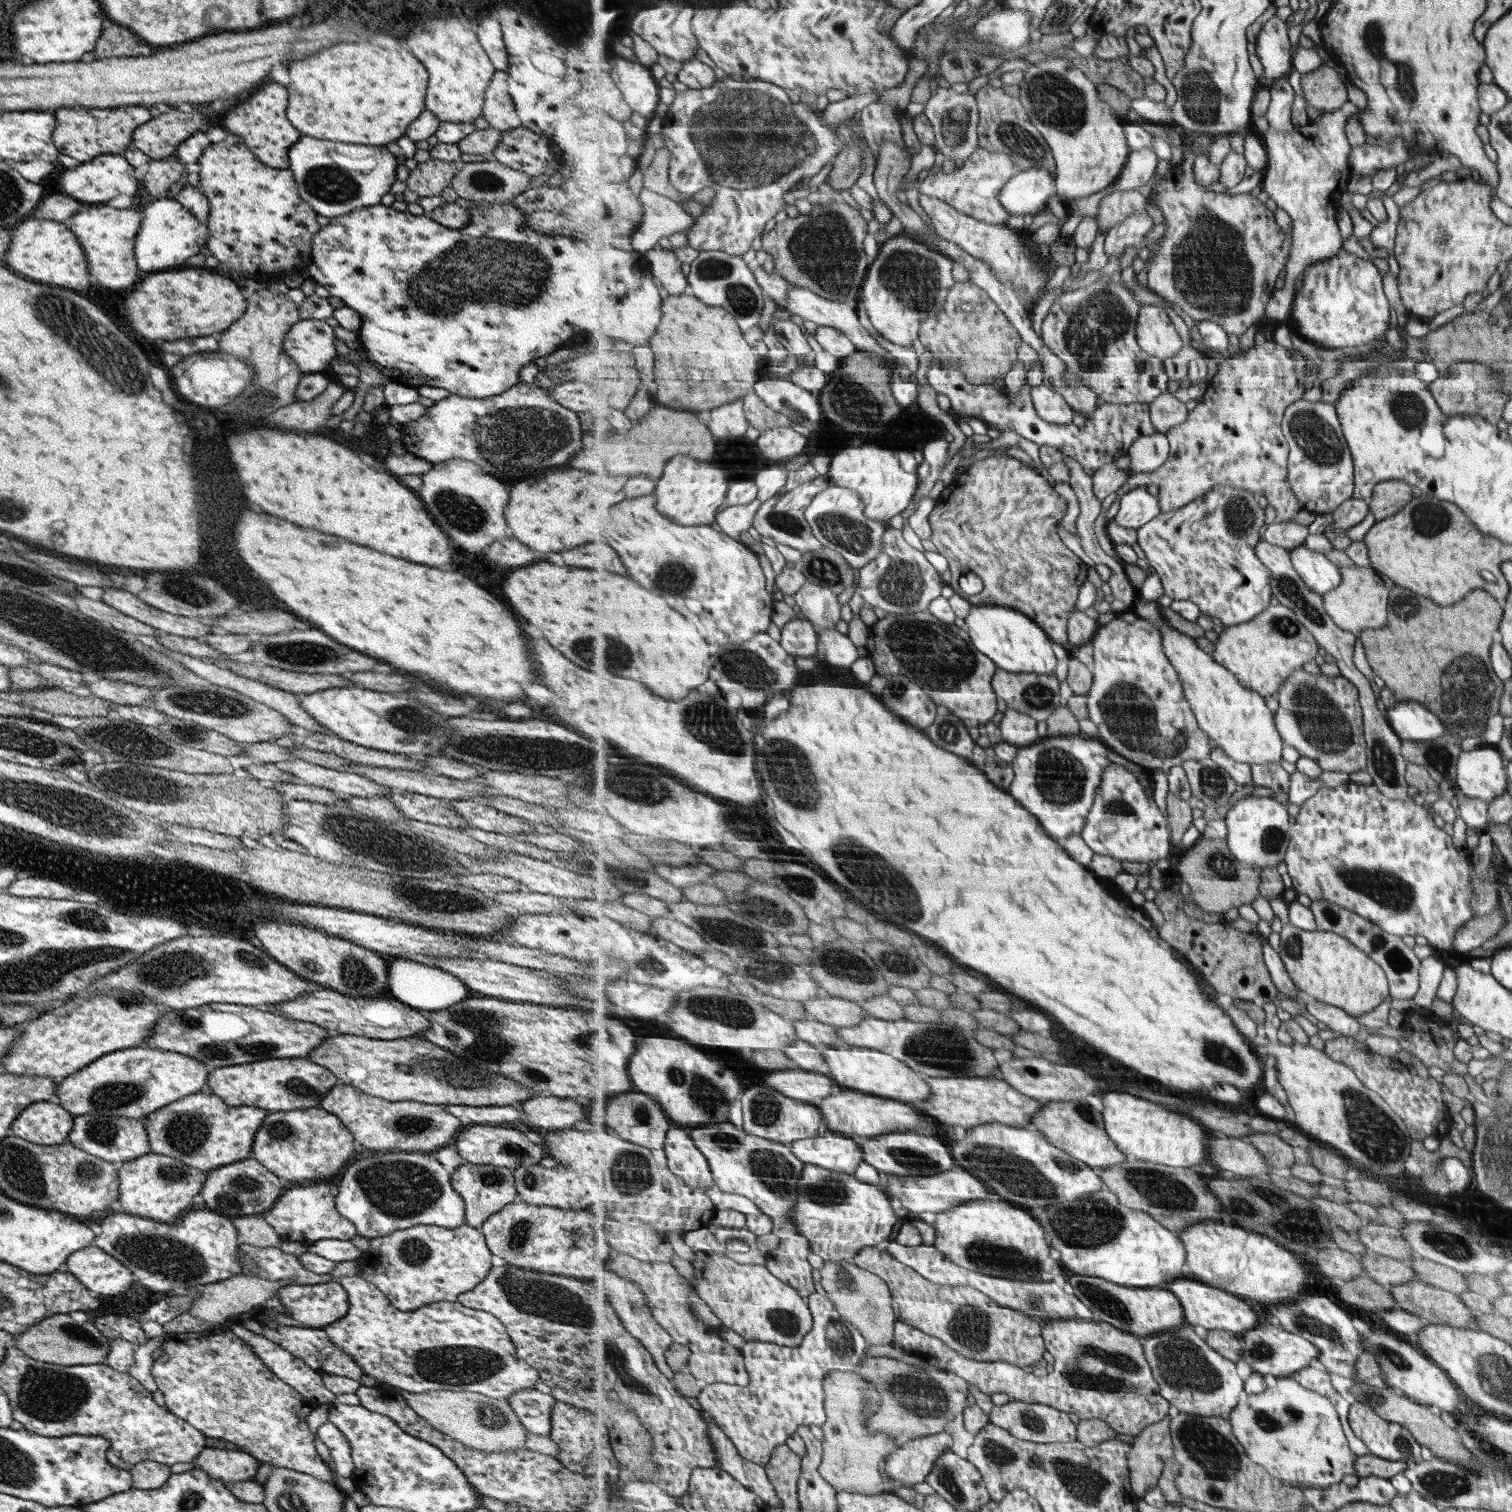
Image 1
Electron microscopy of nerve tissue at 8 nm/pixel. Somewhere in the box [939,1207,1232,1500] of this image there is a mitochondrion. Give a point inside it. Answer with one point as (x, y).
(1182, 1365)

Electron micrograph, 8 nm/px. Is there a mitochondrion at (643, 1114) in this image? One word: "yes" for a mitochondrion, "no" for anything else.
yes

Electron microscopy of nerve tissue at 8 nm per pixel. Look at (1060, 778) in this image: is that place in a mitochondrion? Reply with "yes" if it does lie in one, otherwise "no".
yes

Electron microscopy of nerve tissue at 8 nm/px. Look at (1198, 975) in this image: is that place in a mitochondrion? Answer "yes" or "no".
no

